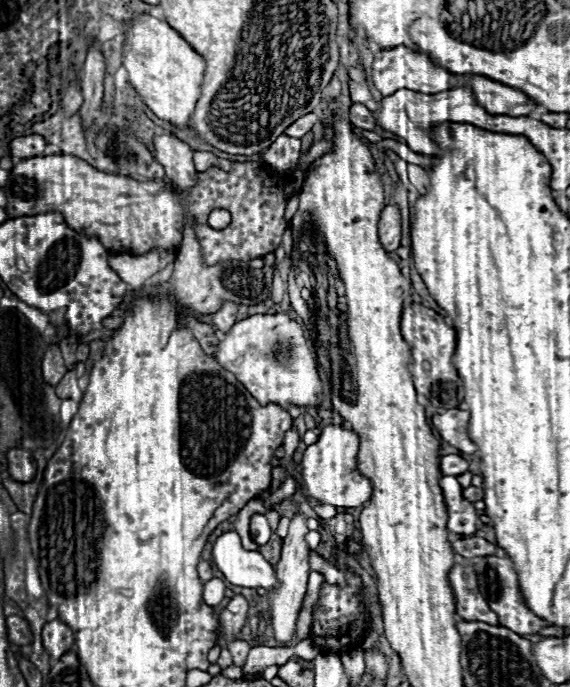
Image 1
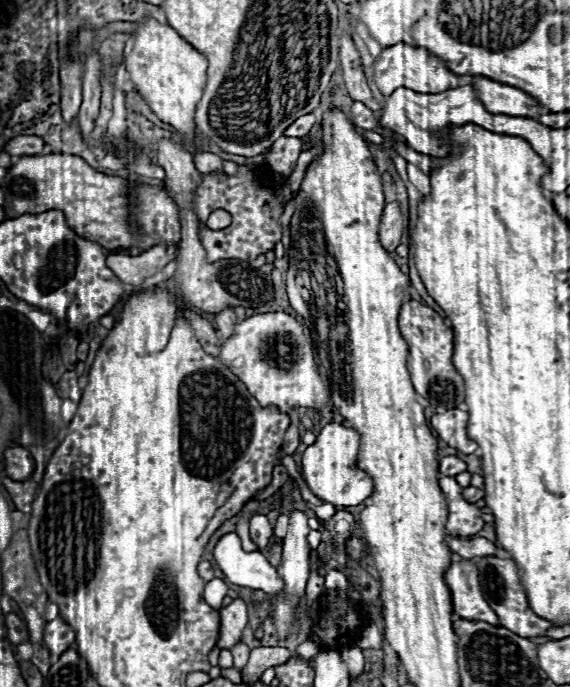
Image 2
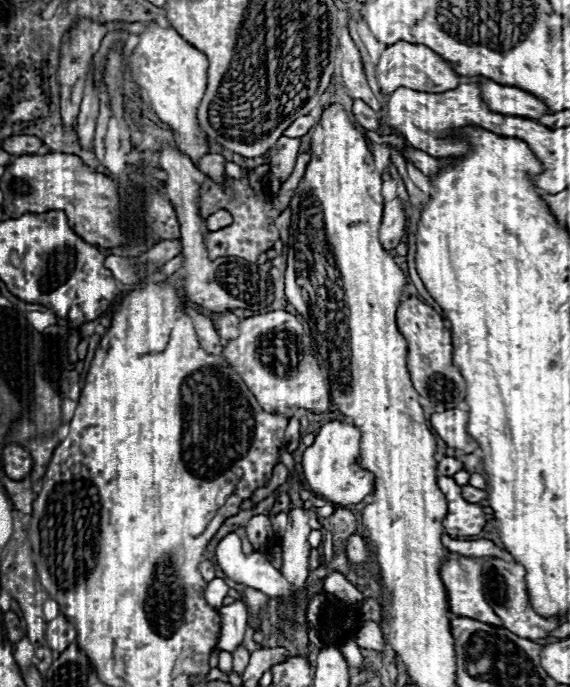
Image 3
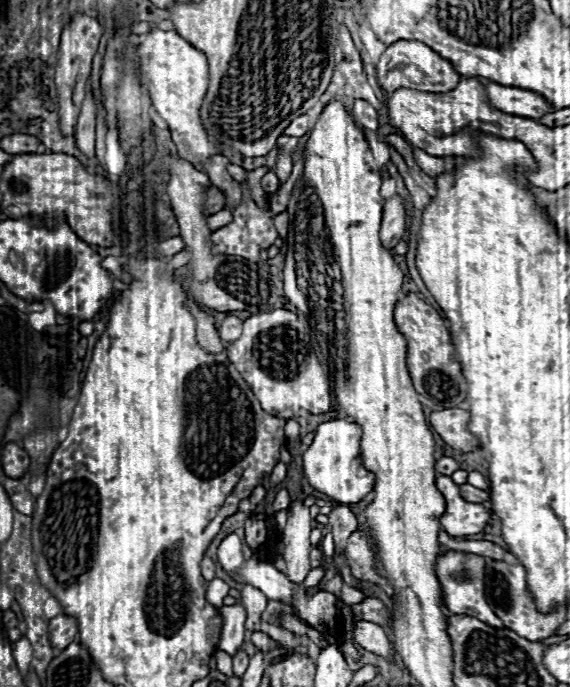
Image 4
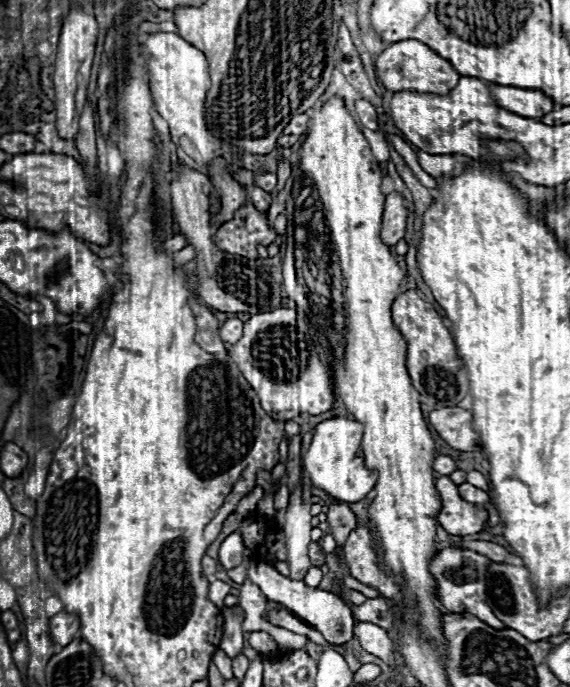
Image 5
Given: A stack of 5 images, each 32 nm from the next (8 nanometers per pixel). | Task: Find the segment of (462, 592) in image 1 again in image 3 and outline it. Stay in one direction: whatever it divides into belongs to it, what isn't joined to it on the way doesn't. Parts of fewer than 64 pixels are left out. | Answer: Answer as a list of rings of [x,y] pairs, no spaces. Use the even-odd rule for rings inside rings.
[[[452,554],[444,562],[440,576],[448,590],[454,616],[474,618],[492,626],[500,626],[500,618],[496,618],[494,610],[488,606],[482,594],[480,560]]]

